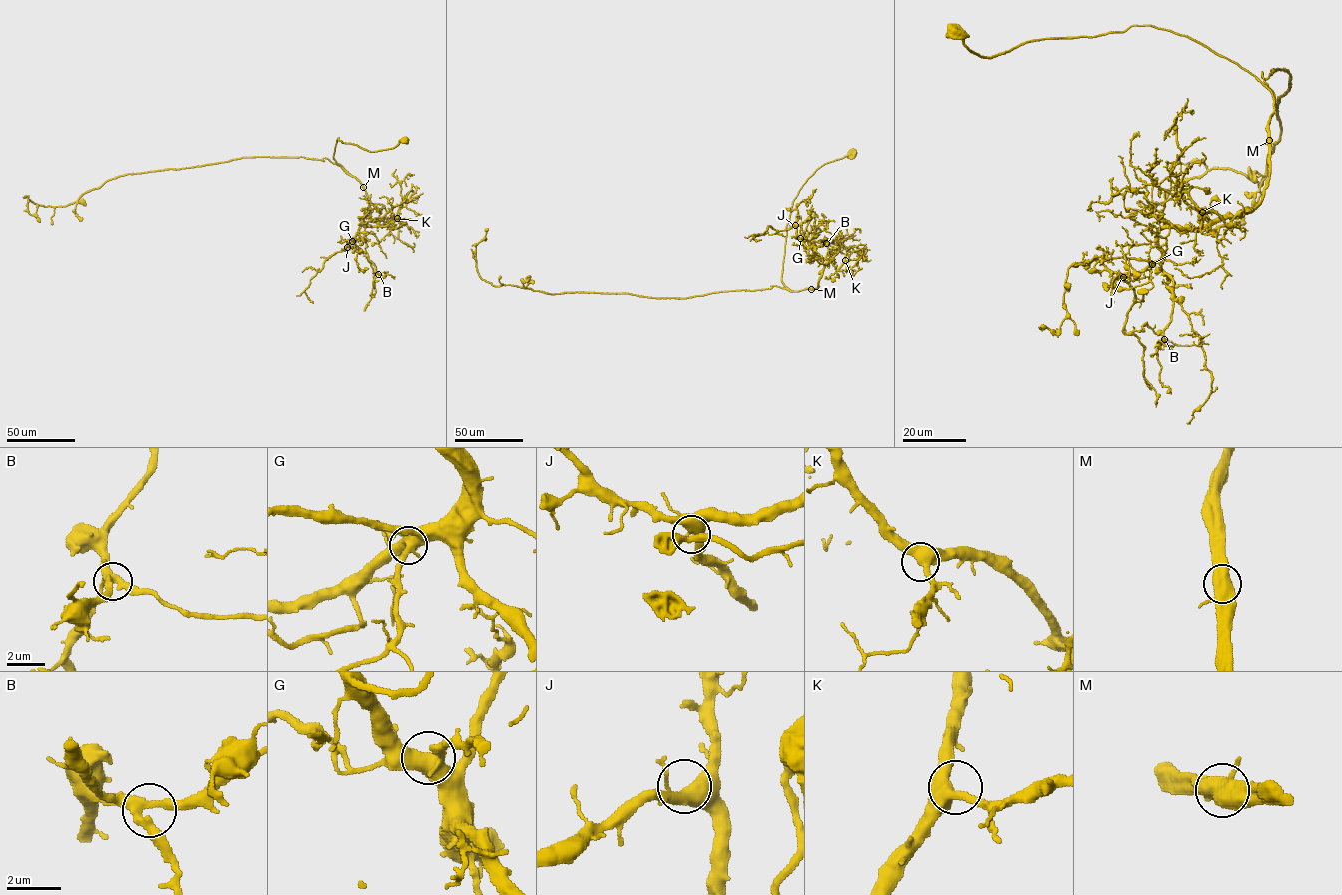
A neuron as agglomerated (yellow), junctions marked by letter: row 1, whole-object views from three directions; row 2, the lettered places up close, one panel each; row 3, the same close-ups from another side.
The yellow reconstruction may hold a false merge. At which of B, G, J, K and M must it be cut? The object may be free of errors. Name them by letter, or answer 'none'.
none

